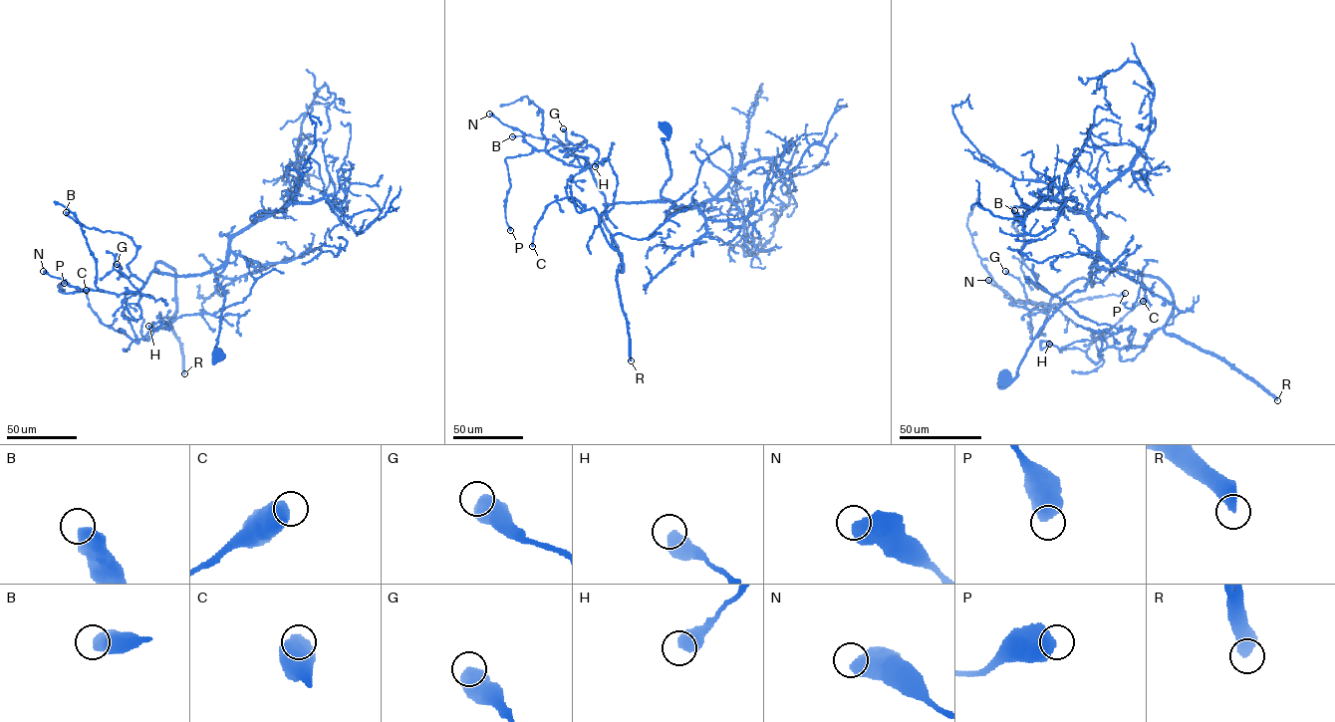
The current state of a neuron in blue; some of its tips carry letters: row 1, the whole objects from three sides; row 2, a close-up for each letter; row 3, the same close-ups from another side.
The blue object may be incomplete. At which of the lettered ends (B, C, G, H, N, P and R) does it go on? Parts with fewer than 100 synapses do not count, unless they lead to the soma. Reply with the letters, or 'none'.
R

